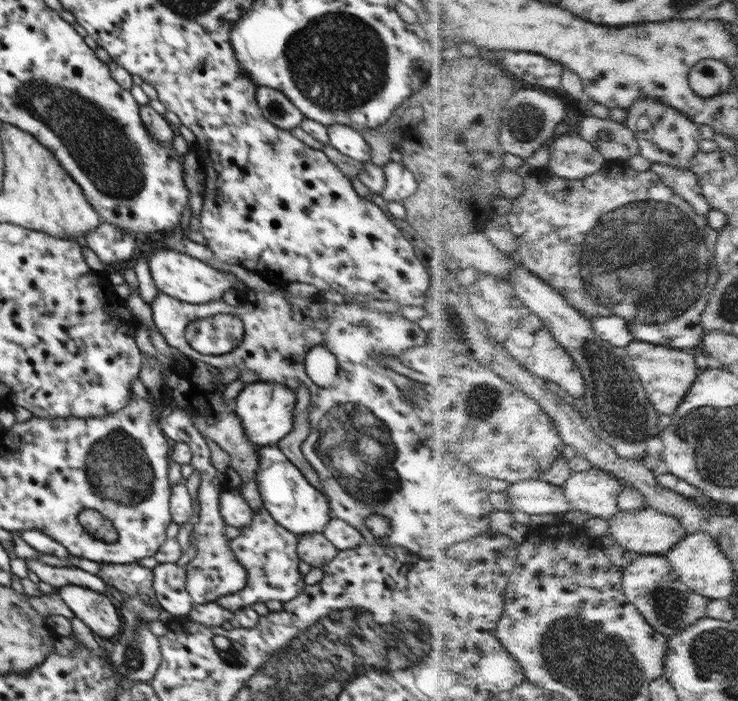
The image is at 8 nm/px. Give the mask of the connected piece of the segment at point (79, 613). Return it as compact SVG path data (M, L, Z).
M74 584L59 587L58 592L75 617L86 624L92 633L106 640L120 634L120 612L109 593Z

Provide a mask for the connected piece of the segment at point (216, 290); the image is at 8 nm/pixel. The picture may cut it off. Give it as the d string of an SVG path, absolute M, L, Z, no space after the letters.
M156 248L146 254L151 278L161 293L167 294L172 298L177 298L182 302L190 304L206 304L213 300L223 300L223 296L236 284L236 276L226 275L218 269L214 269L207 262L198 258L188 256L170 250L169 248Z

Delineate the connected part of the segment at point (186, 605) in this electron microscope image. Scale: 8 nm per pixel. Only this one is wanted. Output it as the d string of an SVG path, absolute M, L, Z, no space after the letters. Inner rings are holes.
M158 563L154 568L153 589L162 610L185 617L193 607L187 591L187 568L176 563Z

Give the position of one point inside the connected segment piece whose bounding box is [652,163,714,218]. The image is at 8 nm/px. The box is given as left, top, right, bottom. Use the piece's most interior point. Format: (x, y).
(685, 182)

